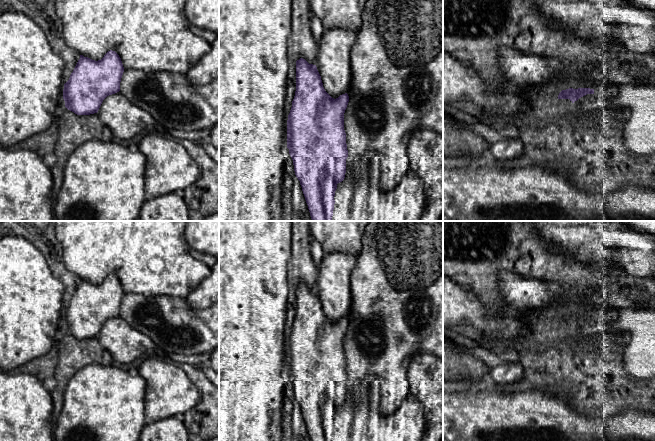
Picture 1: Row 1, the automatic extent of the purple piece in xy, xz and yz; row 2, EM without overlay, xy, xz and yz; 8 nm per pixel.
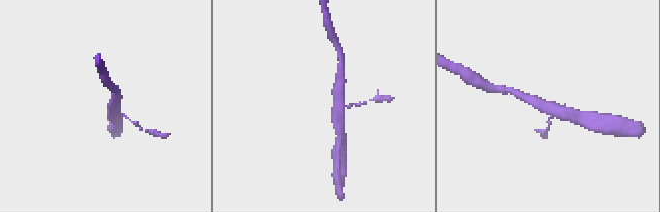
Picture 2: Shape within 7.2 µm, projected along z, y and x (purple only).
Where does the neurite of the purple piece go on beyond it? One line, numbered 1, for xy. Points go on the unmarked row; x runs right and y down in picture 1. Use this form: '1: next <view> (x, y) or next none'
1: next none

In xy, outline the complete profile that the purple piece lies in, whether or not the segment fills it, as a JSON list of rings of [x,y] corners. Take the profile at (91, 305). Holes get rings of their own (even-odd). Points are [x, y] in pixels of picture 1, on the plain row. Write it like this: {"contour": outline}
{"contour": [[[108,275],[101,284],[95,285],[80,279],[69,304],[64,308],[63,323],[65,331],[77,339],[97,337],[103,324],[120,315],[120,306],[124,296],[121,282],[115,275]]]}

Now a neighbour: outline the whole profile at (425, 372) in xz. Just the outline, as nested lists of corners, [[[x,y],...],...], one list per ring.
[[[420,352],[413,356],[408,367],[409,394],[412,394],[421,404],[425,418],[425,431],[421,441],[443,440],[443,359],[427,352]]]

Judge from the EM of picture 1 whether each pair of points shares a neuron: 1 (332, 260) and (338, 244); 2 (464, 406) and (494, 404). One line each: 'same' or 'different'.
1: different
2: same

